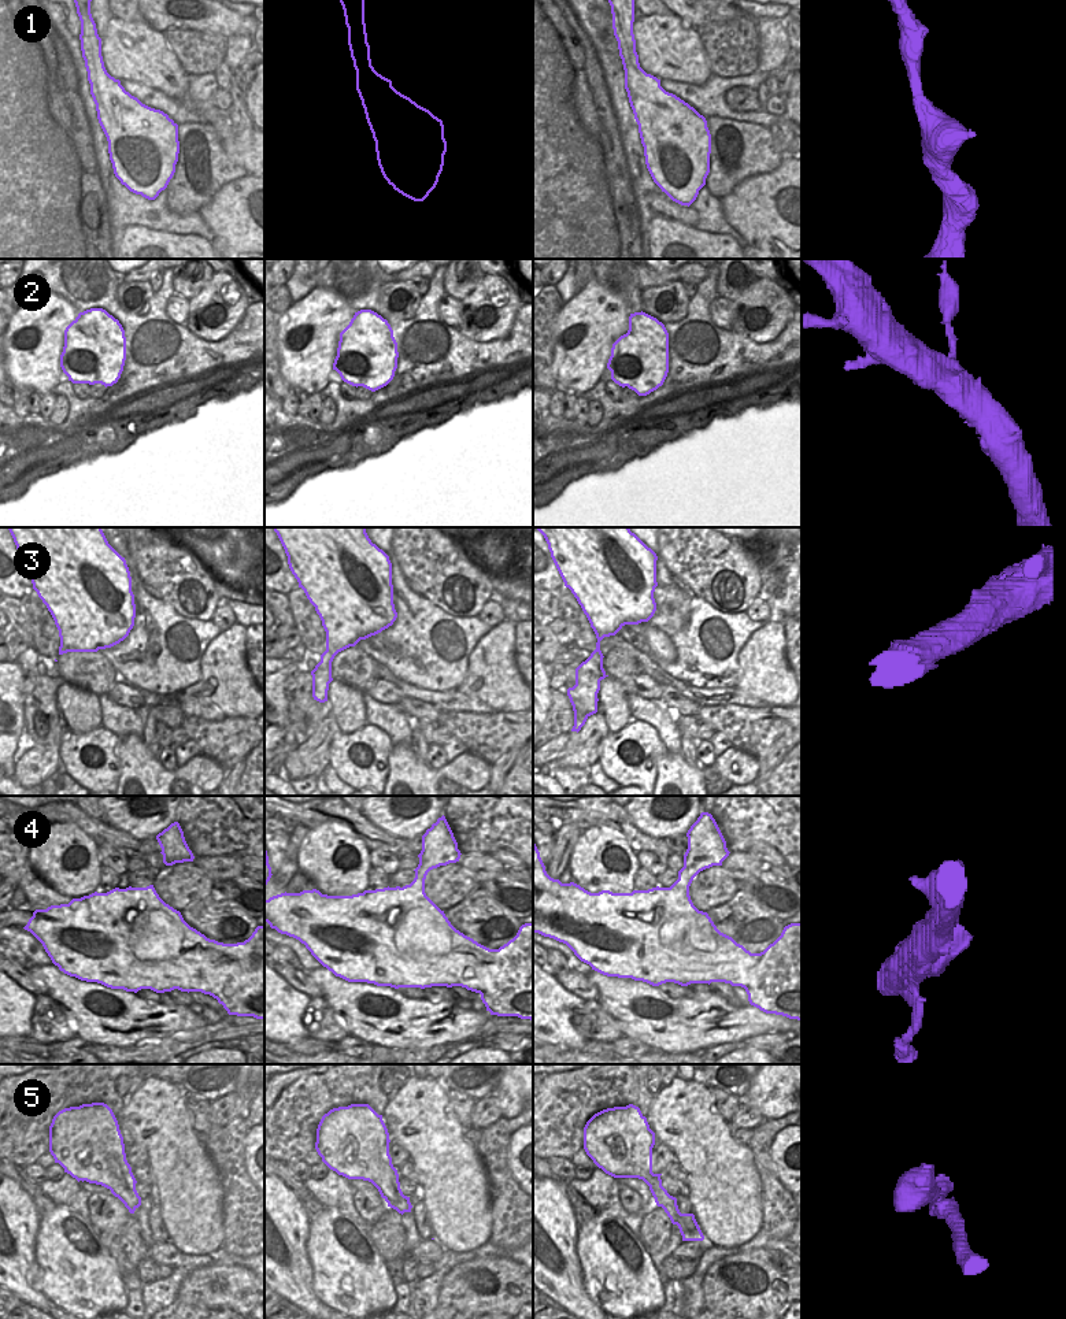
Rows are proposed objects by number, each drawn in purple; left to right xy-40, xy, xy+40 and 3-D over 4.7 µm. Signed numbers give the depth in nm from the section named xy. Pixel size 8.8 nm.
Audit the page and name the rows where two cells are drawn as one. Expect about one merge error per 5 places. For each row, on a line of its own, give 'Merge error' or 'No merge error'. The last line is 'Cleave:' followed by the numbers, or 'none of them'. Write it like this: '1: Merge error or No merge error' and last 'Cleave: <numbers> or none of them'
1: No merge error
2: No merge error
3: No merge error
4: No merge error
5: No merge error
Cleave: none of them

